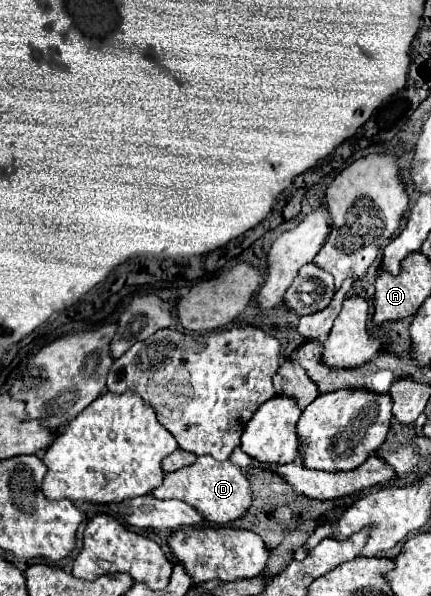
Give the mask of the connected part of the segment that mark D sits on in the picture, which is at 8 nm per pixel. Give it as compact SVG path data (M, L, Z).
M211 455L197 457L197 461L179 471L167 473L161 487L153 491L157 499L179 499L197 507L211 523L229 523L239 519L251 505L251 489L245 471L231 461L217 461Z

